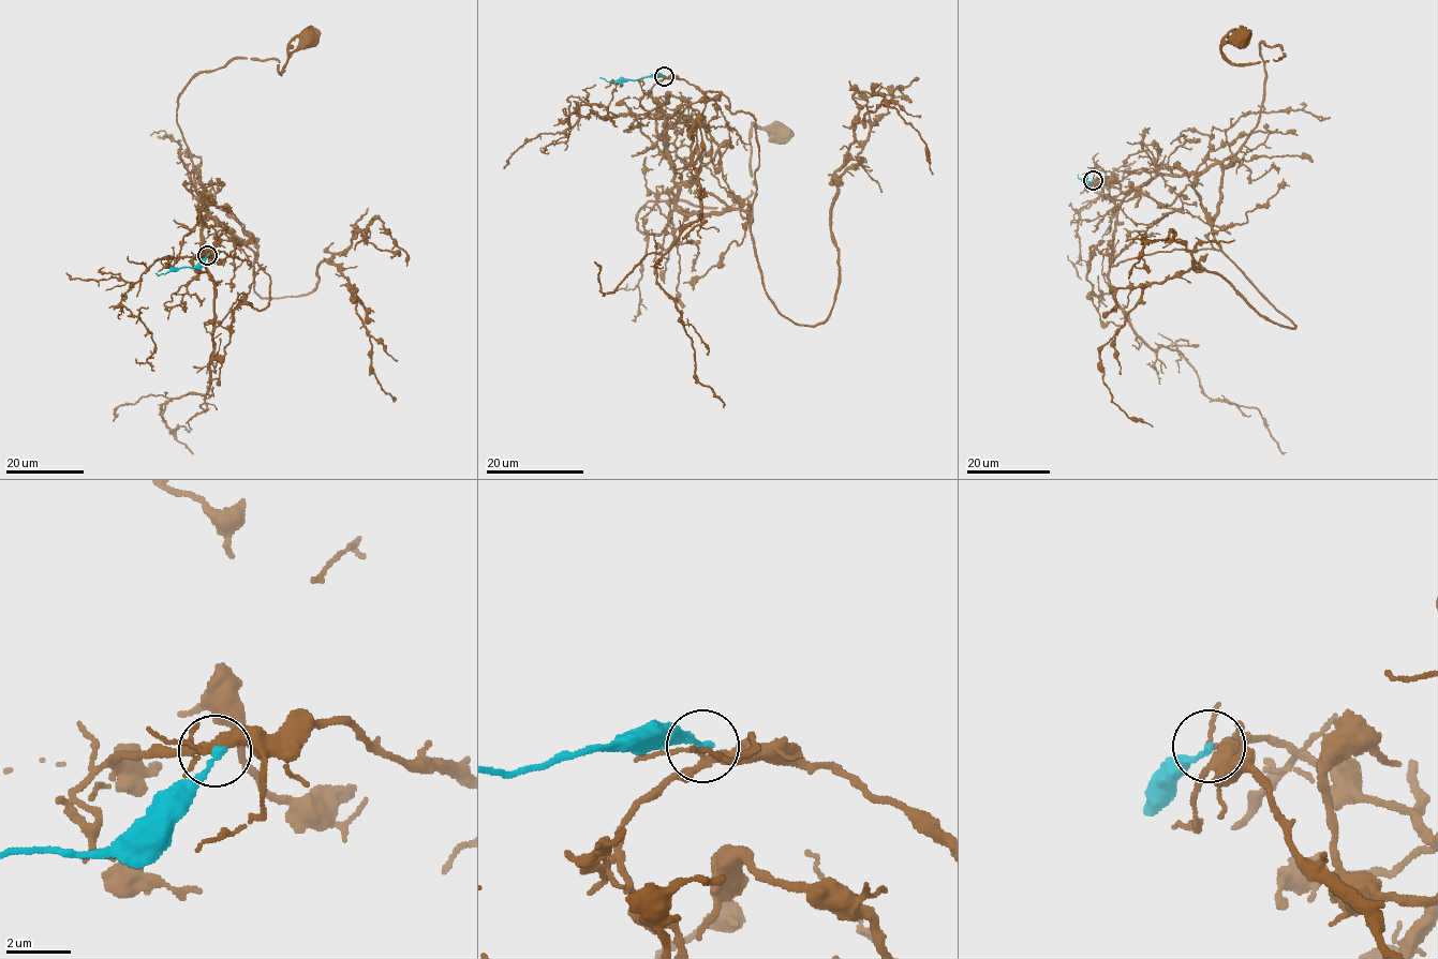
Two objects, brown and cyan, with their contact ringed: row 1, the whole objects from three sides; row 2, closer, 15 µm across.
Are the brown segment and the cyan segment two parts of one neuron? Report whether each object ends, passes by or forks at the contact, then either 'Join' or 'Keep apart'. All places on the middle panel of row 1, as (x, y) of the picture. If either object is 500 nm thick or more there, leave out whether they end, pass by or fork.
At the ring brown forks. At the ring cyan ends. Keep apart

